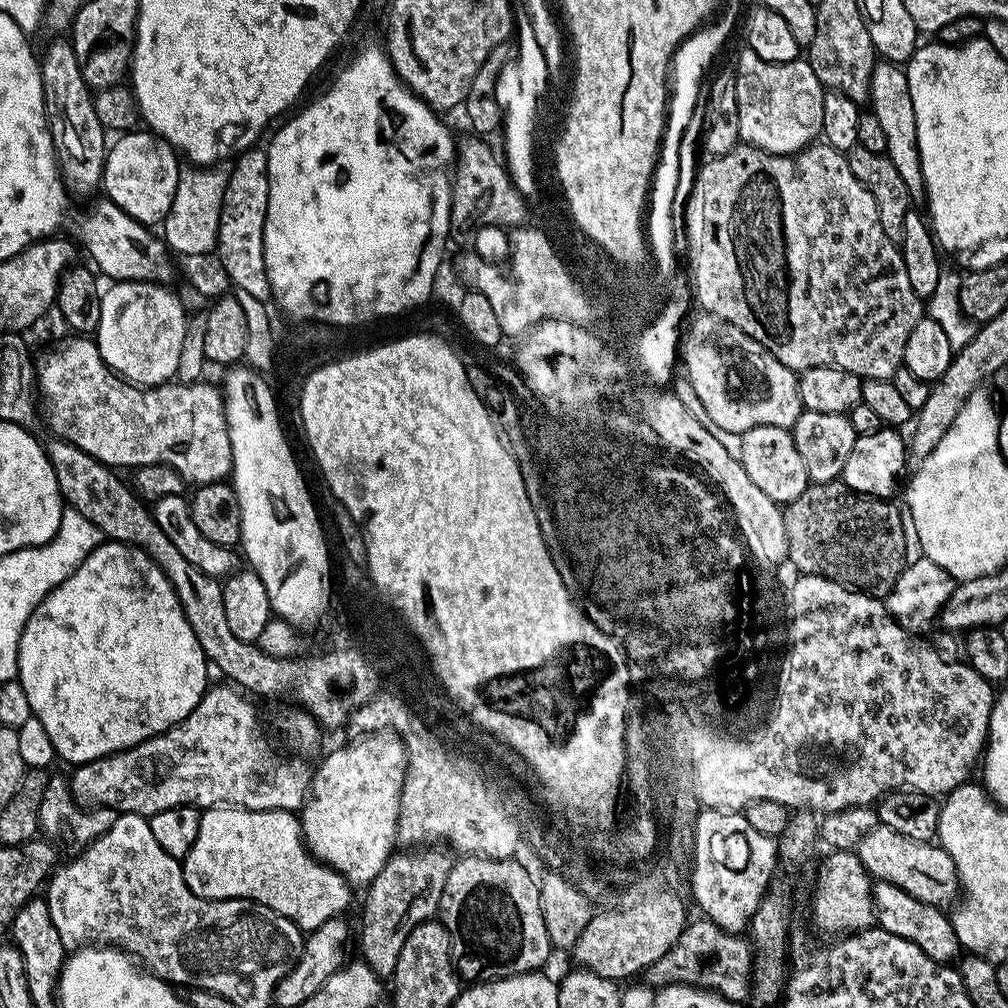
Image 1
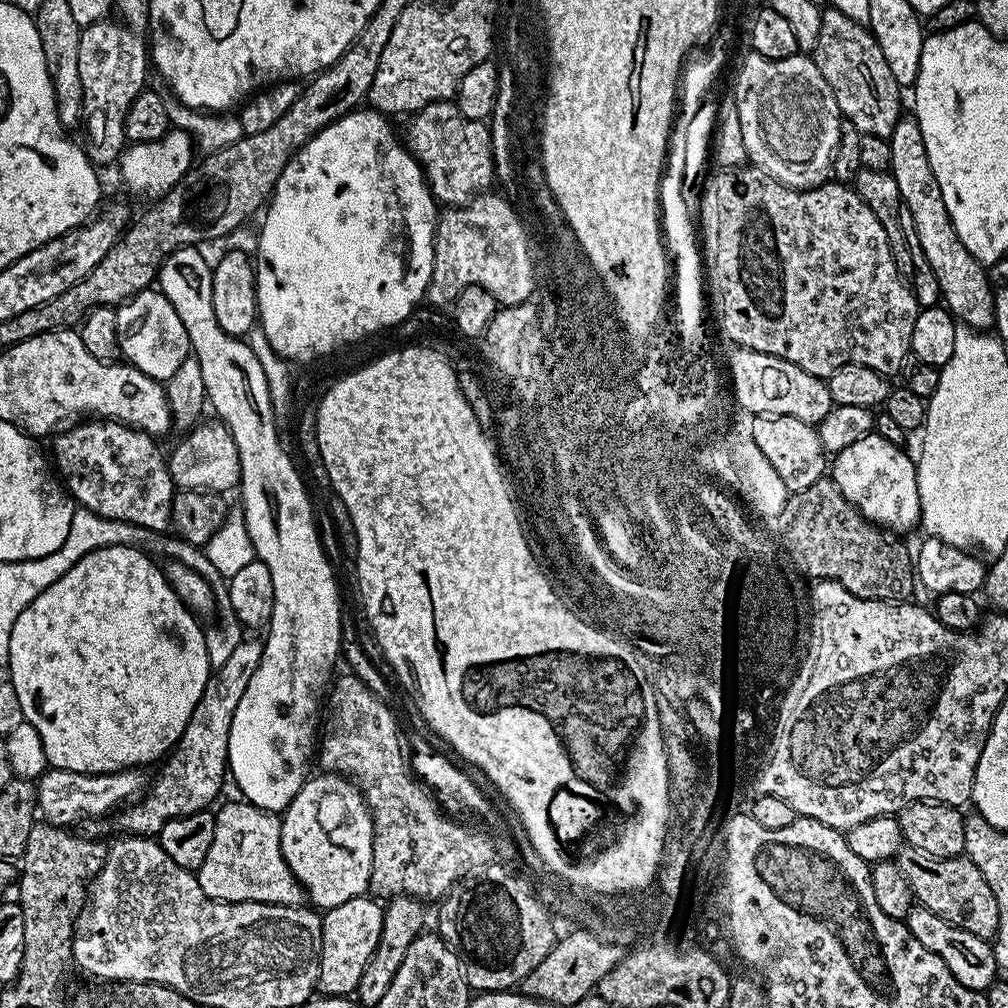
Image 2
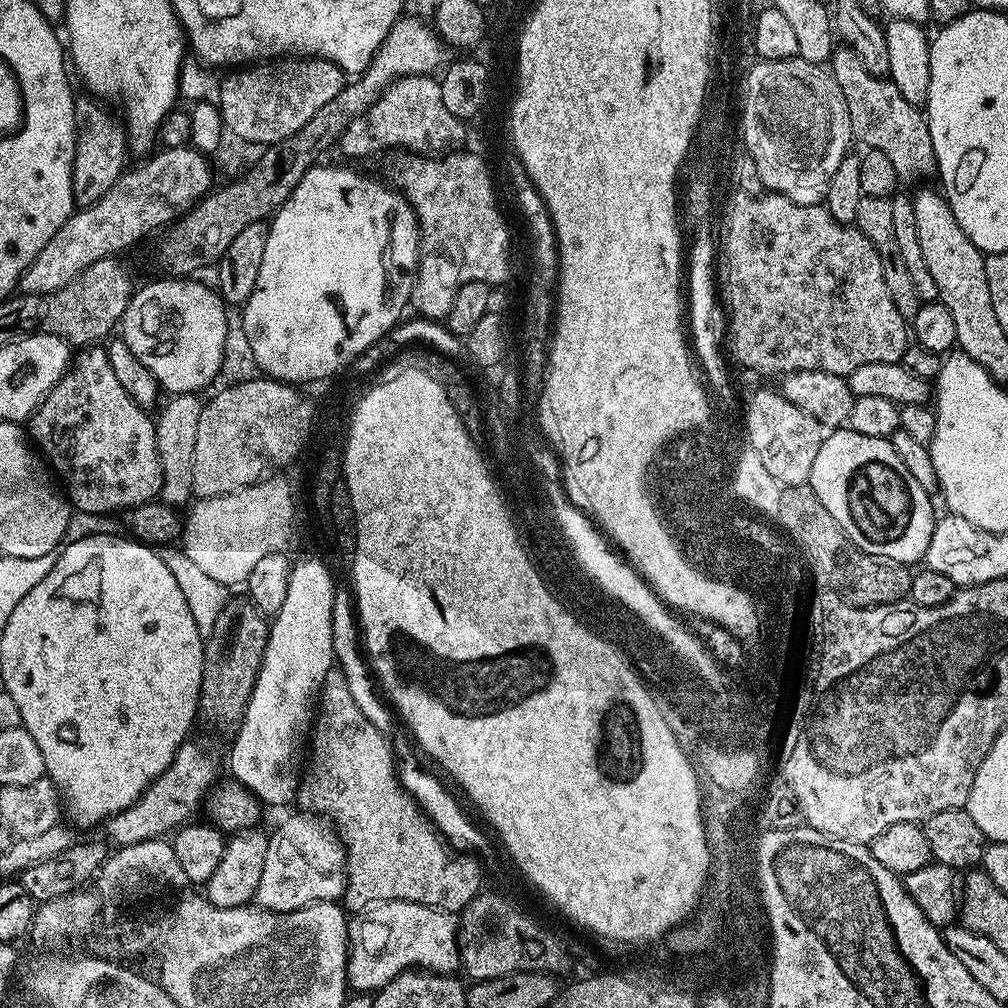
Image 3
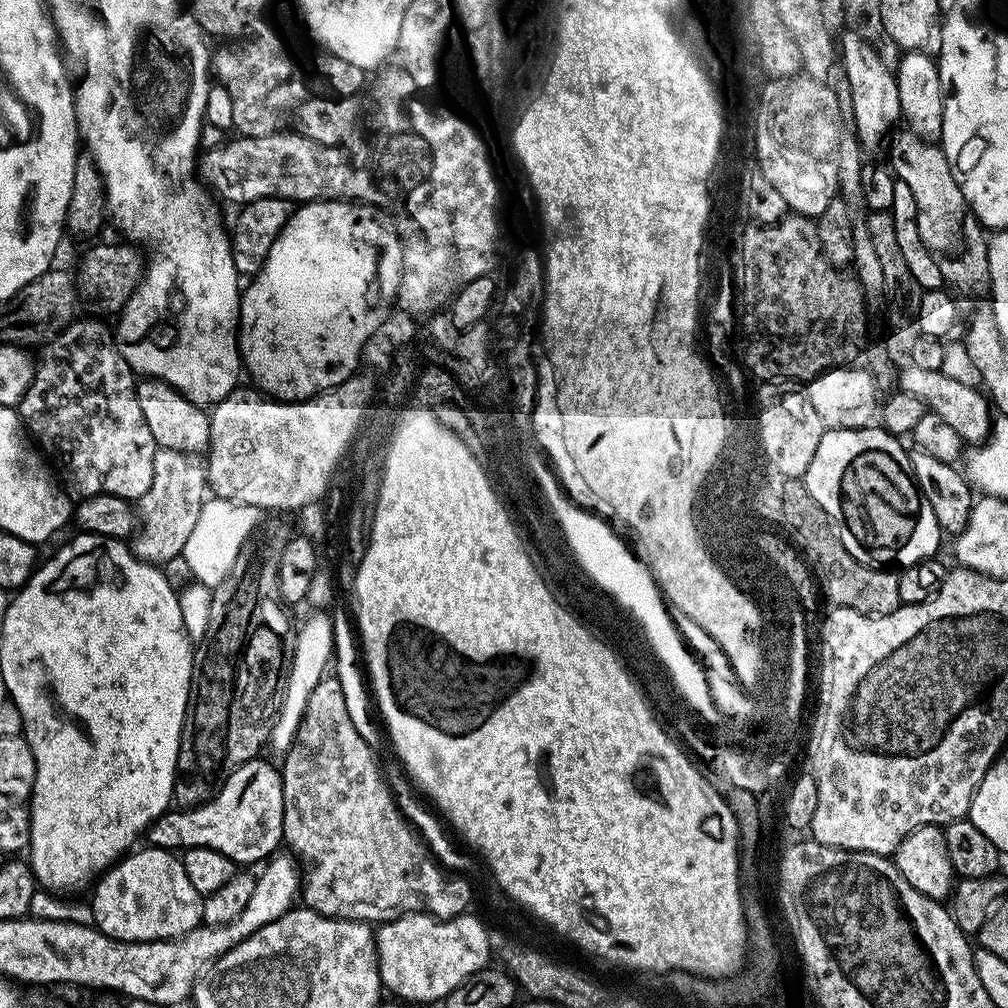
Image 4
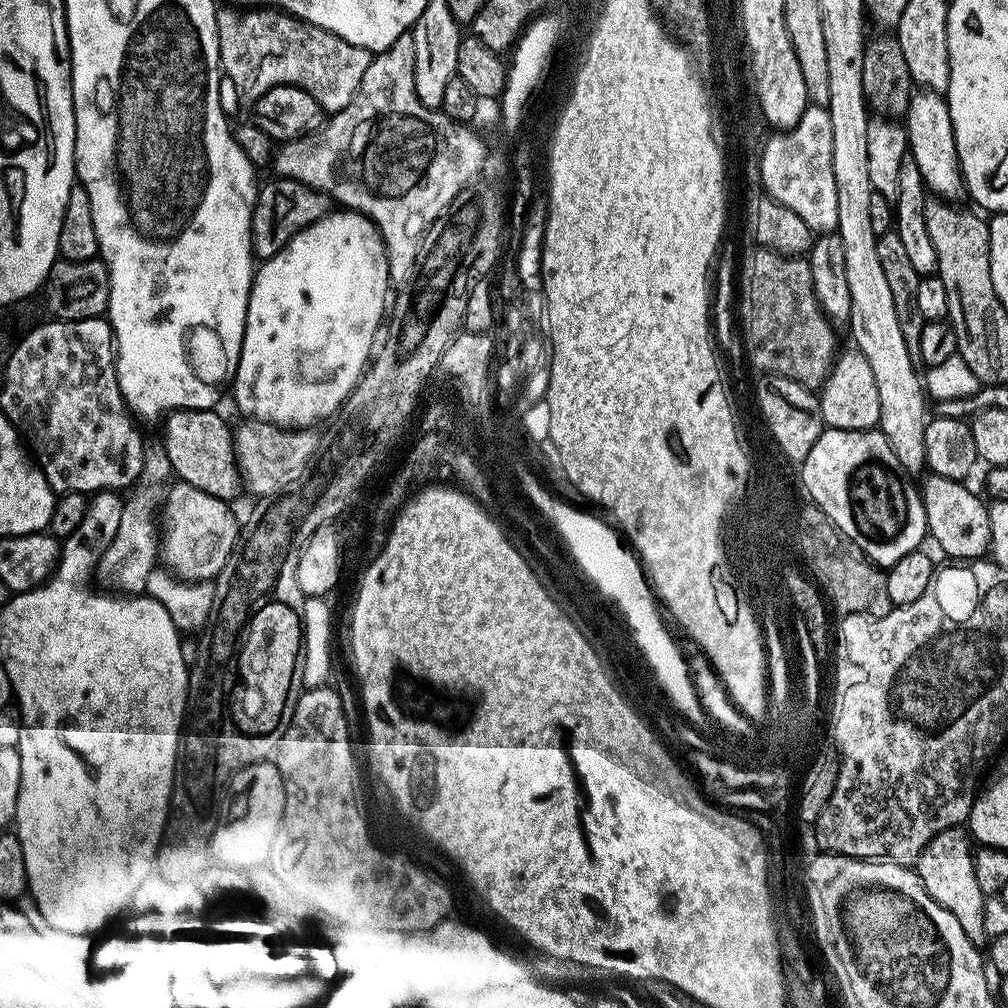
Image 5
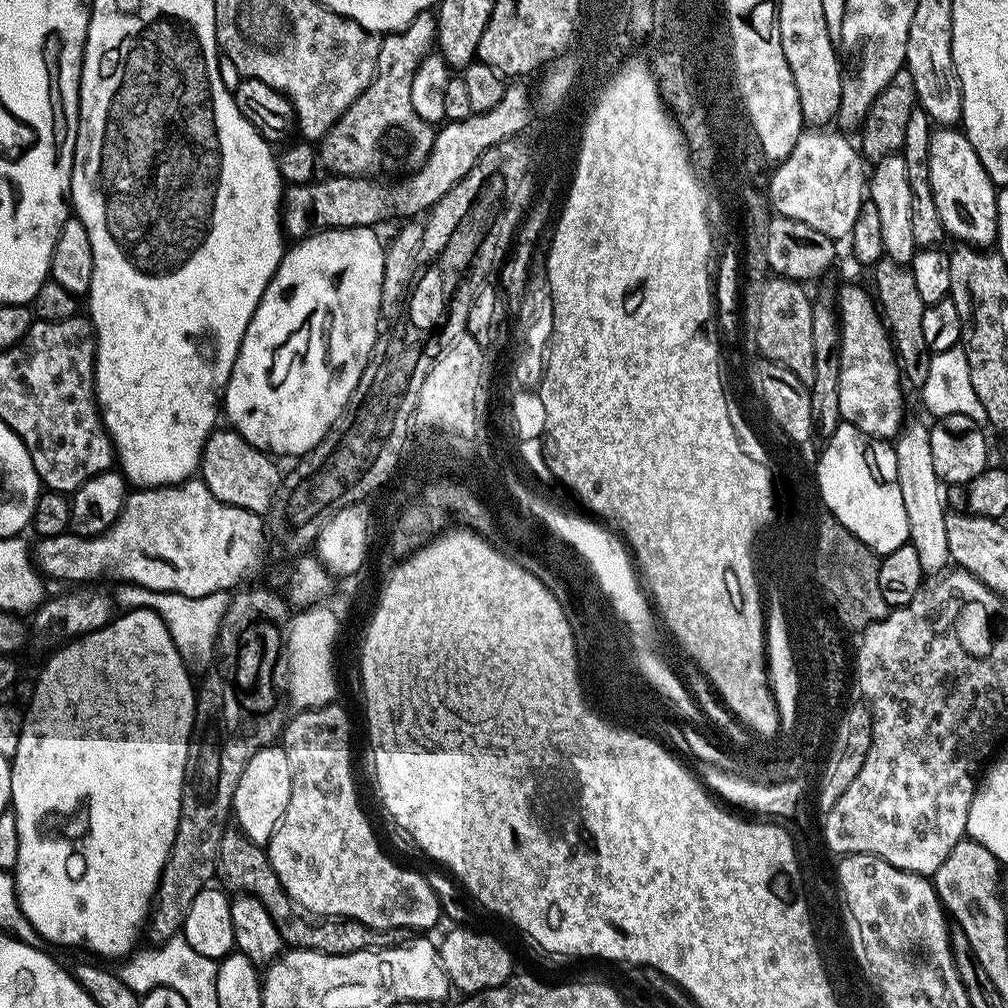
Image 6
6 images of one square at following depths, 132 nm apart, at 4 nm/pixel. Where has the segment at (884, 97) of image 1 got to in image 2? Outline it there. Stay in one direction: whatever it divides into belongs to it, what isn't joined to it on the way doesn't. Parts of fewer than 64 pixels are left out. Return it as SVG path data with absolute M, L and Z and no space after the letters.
M901 118L894 126L890 142L890 162L892 177L898 182L898 194L903 208L910 210L910 218L914 222L914 234L918 234L918 246L922 246L922 254L934 270L934 278L938 278L940 299L963 327L977 330L988 330L996 322L996 297L994 284L986 273L985 265L979 264L962 246L962 238L958 238L958 230L954 230L954 222L950 222L950 214L946 210L946 202L942 202L942 190L938 186L938 178L934 178L934 170L930 170L930 158L926 154L926 146L922 138L922 130L914 118Z

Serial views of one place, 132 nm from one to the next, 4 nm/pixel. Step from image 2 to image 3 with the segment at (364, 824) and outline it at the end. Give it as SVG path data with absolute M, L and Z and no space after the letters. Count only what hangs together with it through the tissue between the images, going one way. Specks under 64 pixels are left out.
M312 814L292 816L284 820L268 836L266 862L262 862L262 878L258 878L258 890L254 900L257 905L271 912L293 912L308 904L336 902L343 897L346 883L346 857L344 846L331 827L324 828L325 821Z

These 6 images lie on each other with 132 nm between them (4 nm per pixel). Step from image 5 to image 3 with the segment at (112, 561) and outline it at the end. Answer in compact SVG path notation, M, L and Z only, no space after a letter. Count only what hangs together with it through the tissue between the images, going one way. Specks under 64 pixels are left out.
M178 392L163 401L160 417L155 417L156 449L162 466L162 486L159 499L165 504L184 506L193 499L191 474L194 471L194 450L197 441L198 420L205 401L195 392Z

